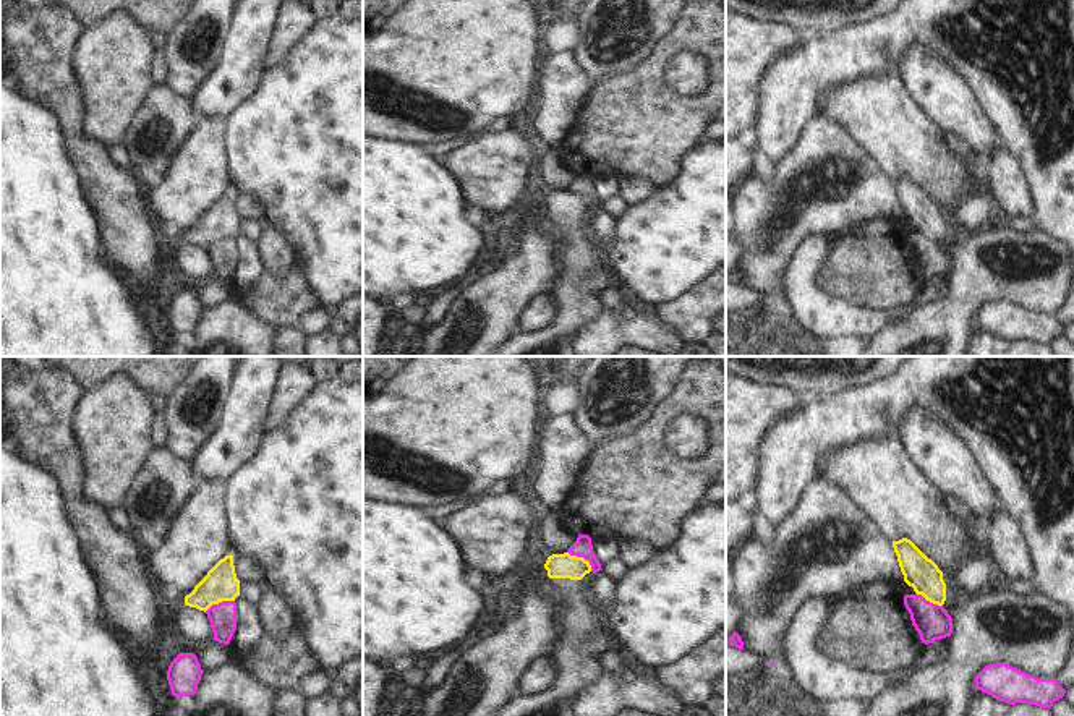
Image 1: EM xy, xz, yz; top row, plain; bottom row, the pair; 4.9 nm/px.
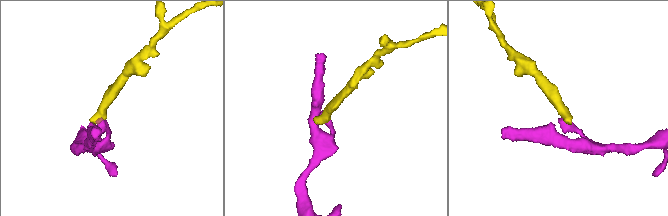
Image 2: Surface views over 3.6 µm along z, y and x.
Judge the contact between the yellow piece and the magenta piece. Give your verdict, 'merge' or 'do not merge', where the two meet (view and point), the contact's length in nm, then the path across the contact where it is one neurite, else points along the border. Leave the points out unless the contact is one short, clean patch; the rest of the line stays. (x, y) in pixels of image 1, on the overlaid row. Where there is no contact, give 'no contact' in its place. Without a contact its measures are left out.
do not merge; contact xz (582, 558); length 160 nm; border xz (567, 551), (582, 556), (592, 571)

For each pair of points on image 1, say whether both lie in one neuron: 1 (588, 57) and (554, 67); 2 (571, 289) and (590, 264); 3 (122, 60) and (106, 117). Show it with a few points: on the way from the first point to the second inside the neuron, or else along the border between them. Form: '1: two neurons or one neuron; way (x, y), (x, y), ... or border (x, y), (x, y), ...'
1: two neurons; border (571, 52), (572, 59), (585, 72), (592, 88)
2: one neuron; way (577, 282), (583, 271)
3: one neuron; way (114, 75), (110, 102)

